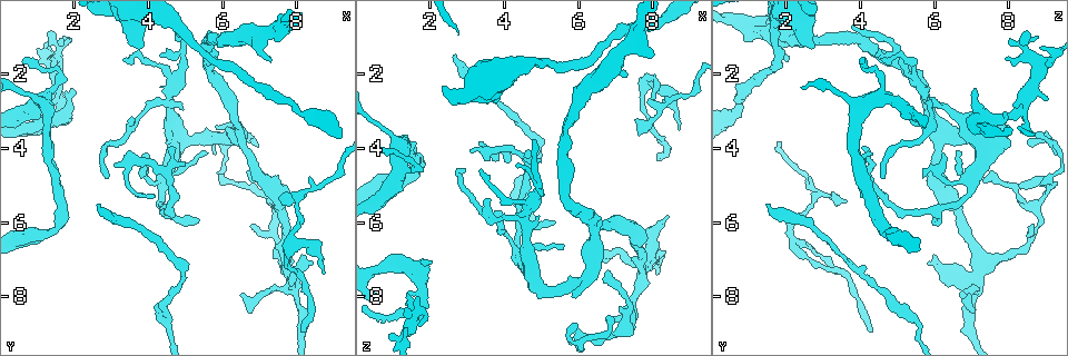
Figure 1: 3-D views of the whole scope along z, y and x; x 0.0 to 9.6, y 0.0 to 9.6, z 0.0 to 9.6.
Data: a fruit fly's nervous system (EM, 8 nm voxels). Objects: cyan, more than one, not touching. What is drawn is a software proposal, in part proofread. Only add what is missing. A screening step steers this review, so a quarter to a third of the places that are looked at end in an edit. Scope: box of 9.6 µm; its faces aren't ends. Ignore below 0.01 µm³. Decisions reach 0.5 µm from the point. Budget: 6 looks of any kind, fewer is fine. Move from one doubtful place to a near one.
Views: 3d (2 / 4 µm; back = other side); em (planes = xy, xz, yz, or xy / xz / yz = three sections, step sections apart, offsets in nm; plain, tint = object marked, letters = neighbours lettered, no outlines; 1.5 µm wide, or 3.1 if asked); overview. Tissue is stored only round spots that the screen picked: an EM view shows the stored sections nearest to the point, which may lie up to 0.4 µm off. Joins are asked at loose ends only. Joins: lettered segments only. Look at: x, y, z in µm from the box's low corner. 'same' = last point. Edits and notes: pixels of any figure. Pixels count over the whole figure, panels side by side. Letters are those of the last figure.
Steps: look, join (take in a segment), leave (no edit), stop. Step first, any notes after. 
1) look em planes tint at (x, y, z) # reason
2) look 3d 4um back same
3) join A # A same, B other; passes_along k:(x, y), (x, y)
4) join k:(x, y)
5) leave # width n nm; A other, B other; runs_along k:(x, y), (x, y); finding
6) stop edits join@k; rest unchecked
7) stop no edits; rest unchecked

look em xz step 8 letters at (3.60, 1.20, 2.75) # branch stops here

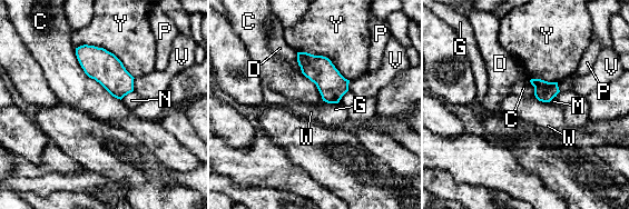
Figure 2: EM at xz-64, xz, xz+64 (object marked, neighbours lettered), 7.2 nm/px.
look em planes letters same

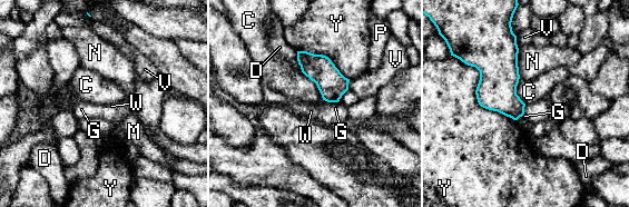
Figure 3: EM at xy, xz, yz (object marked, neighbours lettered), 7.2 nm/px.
leave # C other, D other, G other, M other, N other, P other, V other, W other, Y other; border 3:(303, 72), (315, 84), (323, 99); no lettered segment goes on from it

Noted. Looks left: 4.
look em yz step 8 tint at (6.75, 6.10, 8.65) # thin end

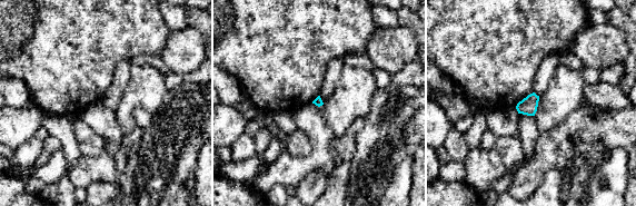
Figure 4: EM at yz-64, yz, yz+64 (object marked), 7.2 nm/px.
look em xy step 8 letters same

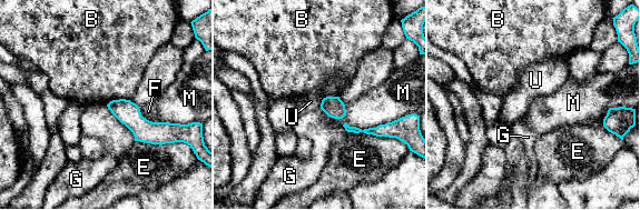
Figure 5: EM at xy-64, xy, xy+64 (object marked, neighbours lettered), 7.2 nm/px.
leave # B other, E other, F other, G other, M other, U other; runs_along 5:(110, 106), (141, 128), (168, 126); none of them fits

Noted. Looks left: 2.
look em planes letters at (7.30, 1.60, 2.05) # an open end

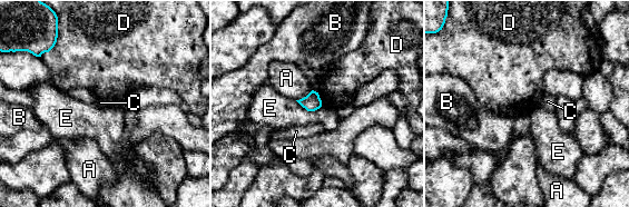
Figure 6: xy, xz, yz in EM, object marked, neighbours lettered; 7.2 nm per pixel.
leave # A other, B other, C other, D other, E other; border 6:(295, 100), (307, 110), (321, 107); none of them fits

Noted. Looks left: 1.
stop no edits; rest unchecked

